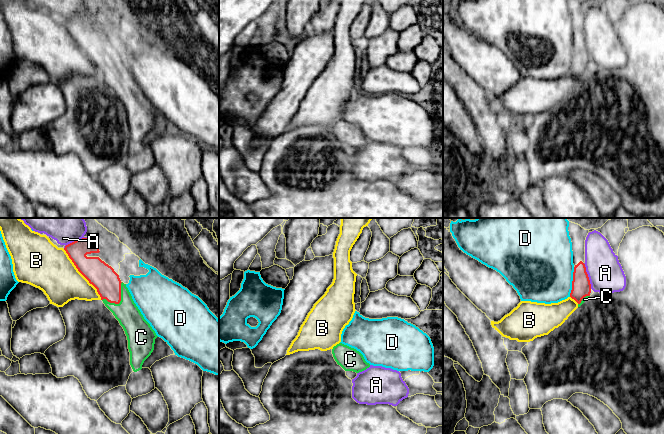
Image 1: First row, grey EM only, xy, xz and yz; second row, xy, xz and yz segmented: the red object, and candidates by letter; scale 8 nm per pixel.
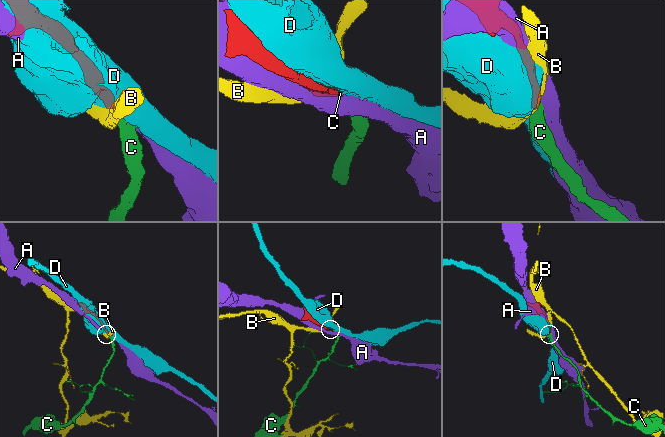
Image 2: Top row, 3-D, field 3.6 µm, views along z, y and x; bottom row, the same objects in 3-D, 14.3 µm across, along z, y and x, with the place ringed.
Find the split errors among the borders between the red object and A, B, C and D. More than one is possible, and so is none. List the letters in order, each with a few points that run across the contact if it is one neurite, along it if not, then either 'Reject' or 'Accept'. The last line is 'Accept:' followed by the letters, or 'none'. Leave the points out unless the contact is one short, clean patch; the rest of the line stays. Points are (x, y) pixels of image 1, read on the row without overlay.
A: Reject
B: Reject
C: Line: xy (102, 52), (120, 76), (126, 88). Accept
D: Reject
Accept: C

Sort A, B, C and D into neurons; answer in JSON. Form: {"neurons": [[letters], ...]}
{"neurons": [["A"], ["B"], ["C"], ["D"]]}

